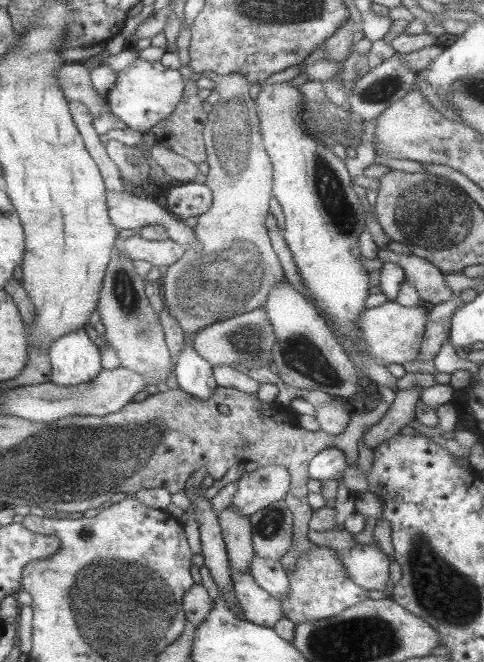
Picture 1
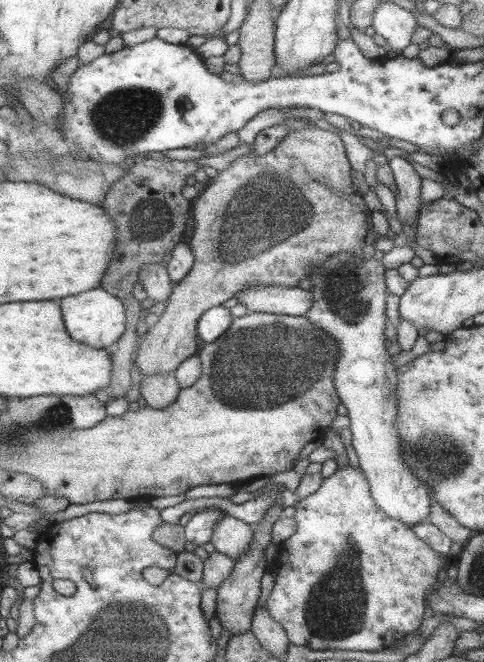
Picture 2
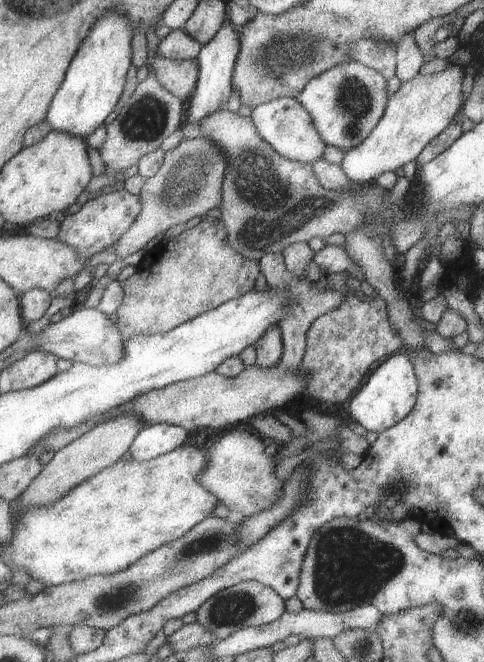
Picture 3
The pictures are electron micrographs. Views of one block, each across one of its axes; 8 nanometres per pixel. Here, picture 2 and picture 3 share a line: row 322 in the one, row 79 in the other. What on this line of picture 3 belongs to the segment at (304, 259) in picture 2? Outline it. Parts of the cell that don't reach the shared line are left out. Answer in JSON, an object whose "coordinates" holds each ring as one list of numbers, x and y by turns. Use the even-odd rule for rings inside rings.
{"coordinates":[[157,52,152,60,156,78,162,82,162,86,178,97,186,104,192,98,195,90,198,88,200,78,200,63,197,59,188,59,185,61,170,60,163,58]]}

